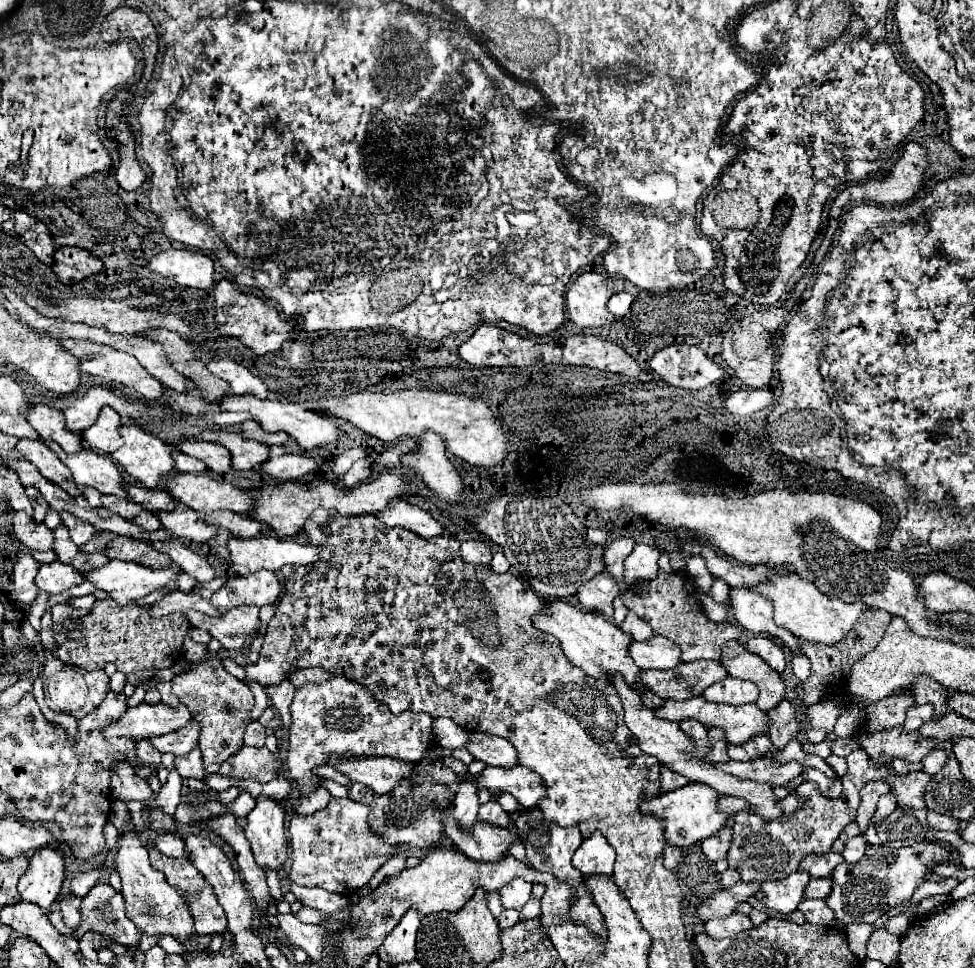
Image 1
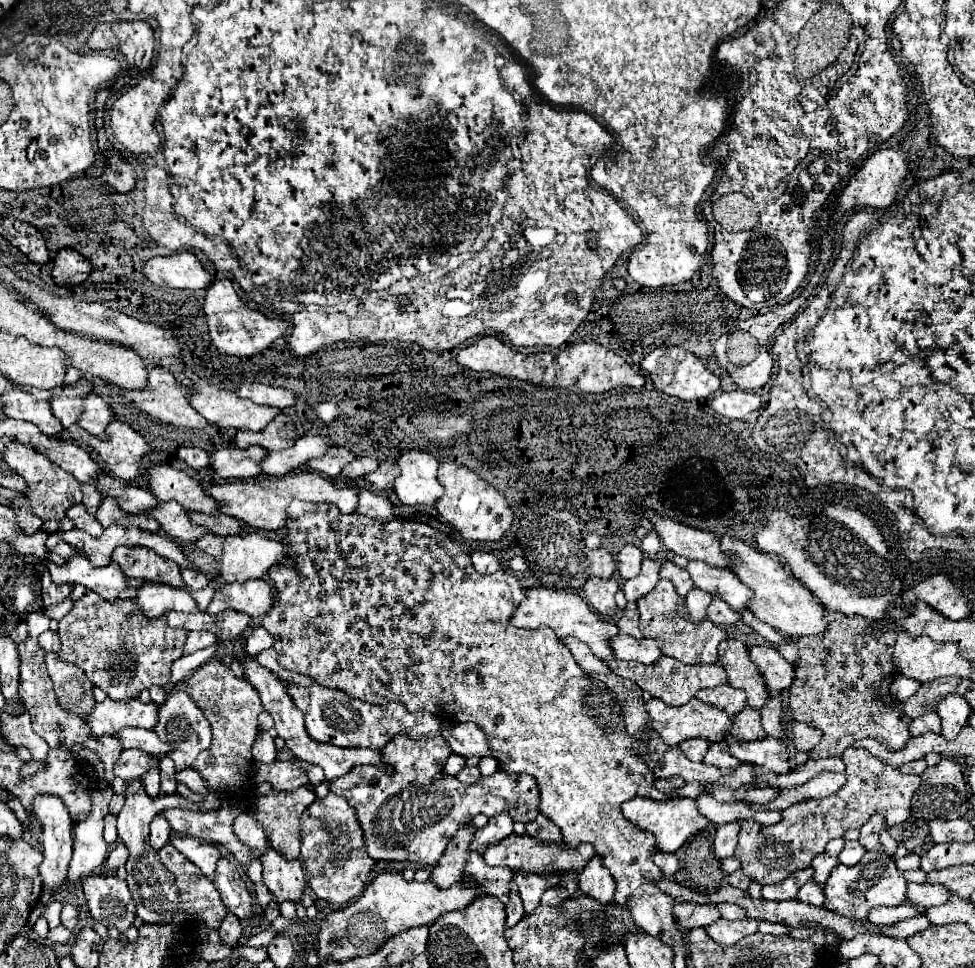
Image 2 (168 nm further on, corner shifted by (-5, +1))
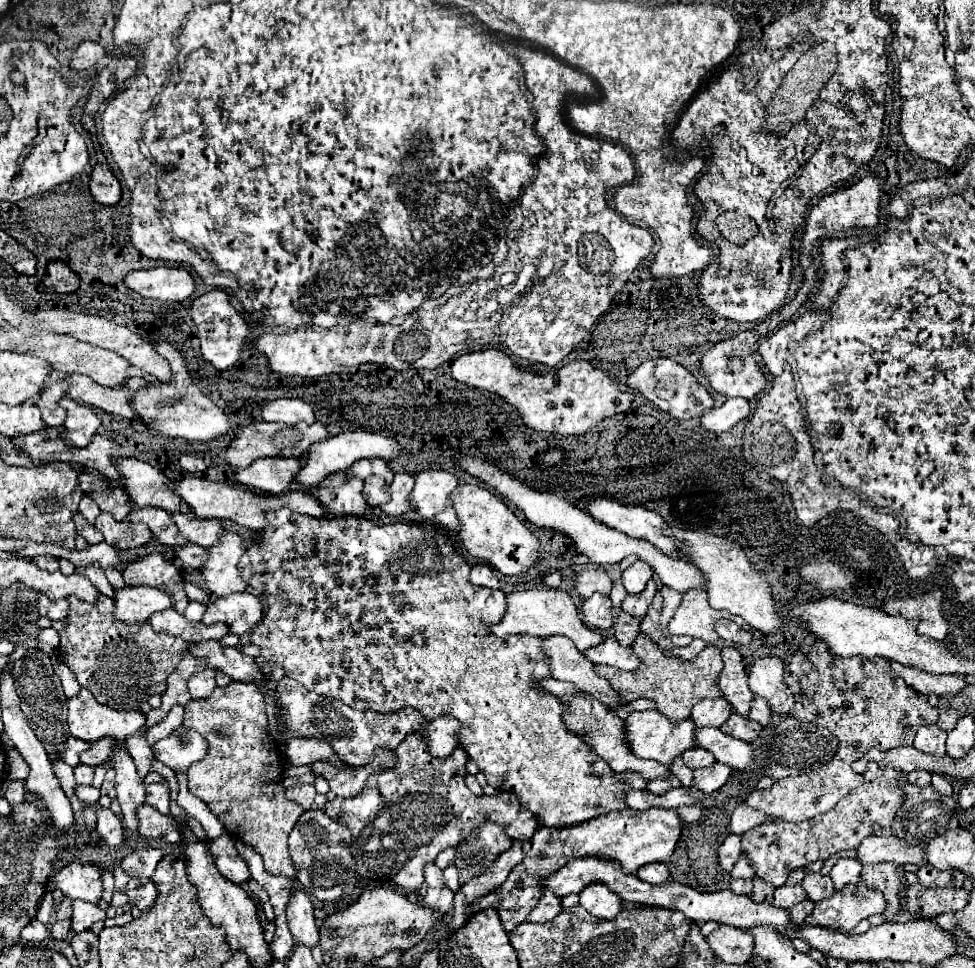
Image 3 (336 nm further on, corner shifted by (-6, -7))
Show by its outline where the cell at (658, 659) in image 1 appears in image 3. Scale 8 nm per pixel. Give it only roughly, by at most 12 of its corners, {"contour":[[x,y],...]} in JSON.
{"contour":[[615,638],[583,654],[593,664],[619,670],[639,668],[631,646],[623,648]]}

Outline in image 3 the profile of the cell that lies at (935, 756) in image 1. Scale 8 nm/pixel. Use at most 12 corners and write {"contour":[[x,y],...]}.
{"contour":[[931,774],[931,786],[937,792],[953,794],[943,774]]}

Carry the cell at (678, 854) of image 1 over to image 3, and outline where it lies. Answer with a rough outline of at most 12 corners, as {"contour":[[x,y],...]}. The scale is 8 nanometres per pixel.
{"contour":[[661,862],[647,864],[637,876],[649,884],[663,884],[669,878],[669,868]]}

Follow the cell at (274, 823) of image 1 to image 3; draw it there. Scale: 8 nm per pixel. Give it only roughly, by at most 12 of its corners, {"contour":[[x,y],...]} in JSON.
{"contour":[[293,888],[287,924],[305,946],[319,942],[313,904],[307,892]]}

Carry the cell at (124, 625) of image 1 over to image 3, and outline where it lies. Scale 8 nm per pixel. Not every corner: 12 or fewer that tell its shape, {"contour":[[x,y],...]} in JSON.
{"contour":[[69,596],[59,658],[99,704],[137,710],[187,642]]}

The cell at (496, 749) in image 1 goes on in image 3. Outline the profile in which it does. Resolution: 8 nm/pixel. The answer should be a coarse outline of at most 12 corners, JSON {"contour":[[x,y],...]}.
{"contour":[[439,716],[421,734],[433,756],[447,758],[459,746],[461,724]]}

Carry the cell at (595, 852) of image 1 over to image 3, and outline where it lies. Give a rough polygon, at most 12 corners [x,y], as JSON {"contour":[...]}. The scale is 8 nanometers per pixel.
{"contour":[[605,884],[579,894],[581,906],[597,918],[613,920],[621,900]]}

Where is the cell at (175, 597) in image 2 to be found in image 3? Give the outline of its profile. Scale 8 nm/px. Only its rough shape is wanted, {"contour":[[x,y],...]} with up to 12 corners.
{"contour":[[159,588],[115,590],[115,618],[143,624],[155,612],[173,608]]}

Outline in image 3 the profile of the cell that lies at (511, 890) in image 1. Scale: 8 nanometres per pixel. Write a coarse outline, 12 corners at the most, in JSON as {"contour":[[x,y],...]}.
{"contour":[[545,888],[529,922],[545,922],[561,912],[561,900]]}

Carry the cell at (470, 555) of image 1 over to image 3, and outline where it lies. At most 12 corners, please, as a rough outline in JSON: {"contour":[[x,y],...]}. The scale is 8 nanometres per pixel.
{"contour":[[475,564],[469,580],[483,588],[499,588],[489,564]]}

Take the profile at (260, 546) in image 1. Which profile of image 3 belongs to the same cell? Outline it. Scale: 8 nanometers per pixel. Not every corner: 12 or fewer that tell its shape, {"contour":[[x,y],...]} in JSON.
{"contour":[[225,532],[201,572],[217,596],[245,592],[245,540]]}

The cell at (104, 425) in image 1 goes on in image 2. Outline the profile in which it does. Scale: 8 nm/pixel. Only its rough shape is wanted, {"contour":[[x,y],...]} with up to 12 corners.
{"contour":[[94,392],[84,396],[80,426],[106,438],[112,420],[108,404]]}

